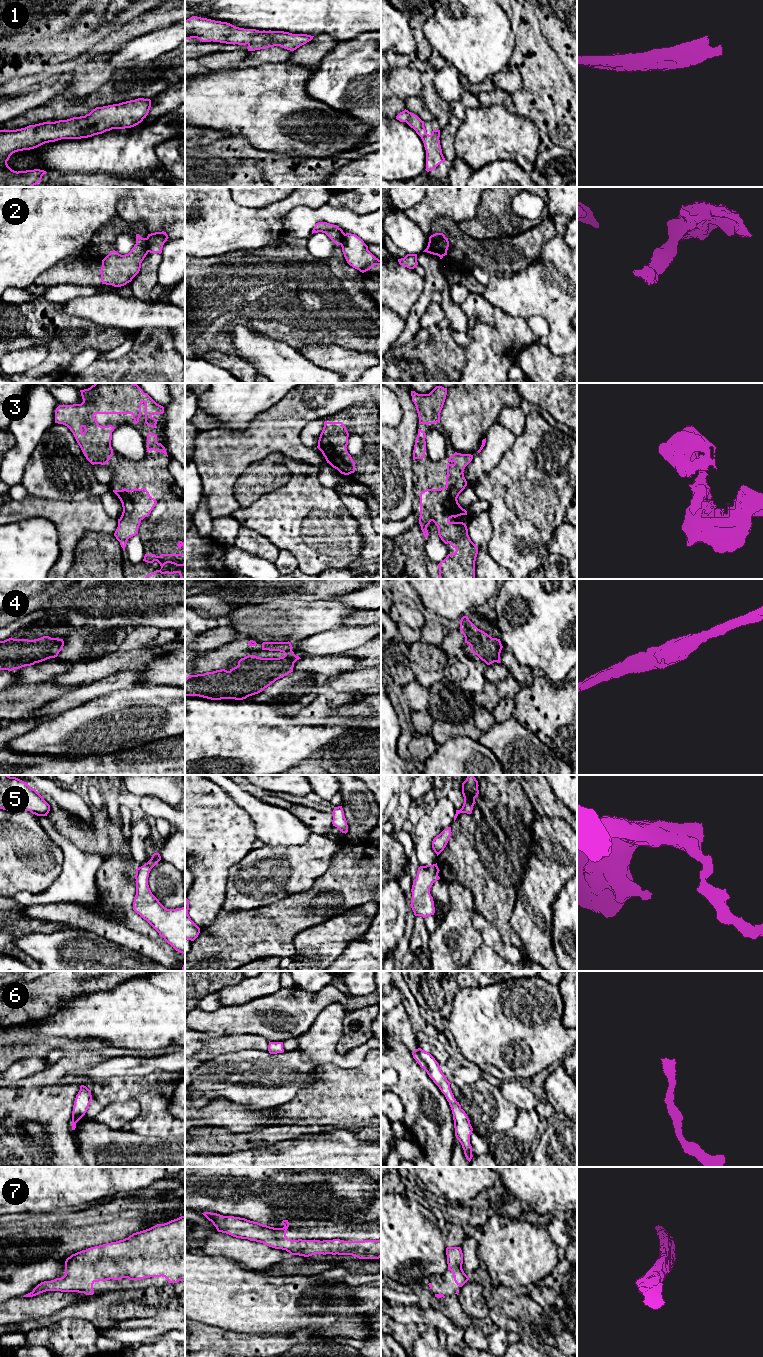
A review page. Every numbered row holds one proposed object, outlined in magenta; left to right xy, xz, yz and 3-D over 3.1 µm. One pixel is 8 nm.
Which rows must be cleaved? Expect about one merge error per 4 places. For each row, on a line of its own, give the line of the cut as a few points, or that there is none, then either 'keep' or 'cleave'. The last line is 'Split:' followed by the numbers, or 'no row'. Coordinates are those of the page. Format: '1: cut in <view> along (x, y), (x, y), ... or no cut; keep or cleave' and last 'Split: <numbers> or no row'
1: no cut; keep
2: cut in yz along (429, 238), (433, 242), (433, 250), (437, 254); cleave
3: no cut; keep
4: no cut; keep
5: no cut; keep
6: no cut; keep
7: no cut; keep
Split: 2

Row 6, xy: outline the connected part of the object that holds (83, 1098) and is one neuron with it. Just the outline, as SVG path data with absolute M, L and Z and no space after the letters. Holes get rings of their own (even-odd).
M84 1085L76 1095L72 1111L72 1130L75 1130L76 1123L85 1115L92 1100L91 1091Z

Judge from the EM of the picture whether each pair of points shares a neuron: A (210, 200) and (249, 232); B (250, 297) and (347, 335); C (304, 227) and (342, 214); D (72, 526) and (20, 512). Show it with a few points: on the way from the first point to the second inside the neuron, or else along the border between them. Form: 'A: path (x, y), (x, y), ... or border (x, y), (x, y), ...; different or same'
A: path (220, 210), (239, 228); same
B: path (274, 297), (295, 297), (323, 311); same
C: path (313, 218), (320, 214), (333, 214); same
D: path (59, 513), (54, 510), (33, 510); same

